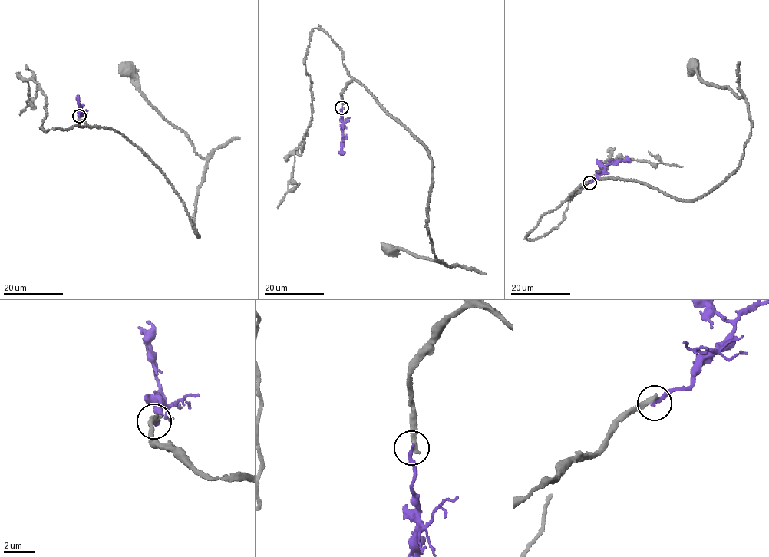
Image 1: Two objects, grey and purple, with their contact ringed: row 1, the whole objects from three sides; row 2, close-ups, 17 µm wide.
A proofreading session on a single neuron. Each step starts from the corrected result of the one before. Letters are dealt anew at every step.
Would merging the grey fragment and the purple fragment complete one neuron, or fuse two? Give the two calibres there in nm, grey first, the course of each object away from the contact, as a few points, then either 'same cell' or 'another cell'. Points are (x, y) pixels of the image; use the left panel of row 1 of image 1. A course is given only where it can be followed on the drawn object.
calibres 320 and 260 nm; course grey (80, 116), (123, 136), (153, 163), (198, 237), (193, 222), (208, 158), (166, 121), (126, 68); course purple (79, 116), (80, 105), (84, 117); another cell

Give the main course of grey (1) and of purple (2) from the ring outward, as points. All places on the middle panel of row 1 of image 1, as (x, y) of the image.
1: (342, 107), (341, 94), (357, 80), (432, 159), (427, 228), (439, 261), (451, 267), (400, 248), (388, 251)
2: (341, 107), (344, 154)

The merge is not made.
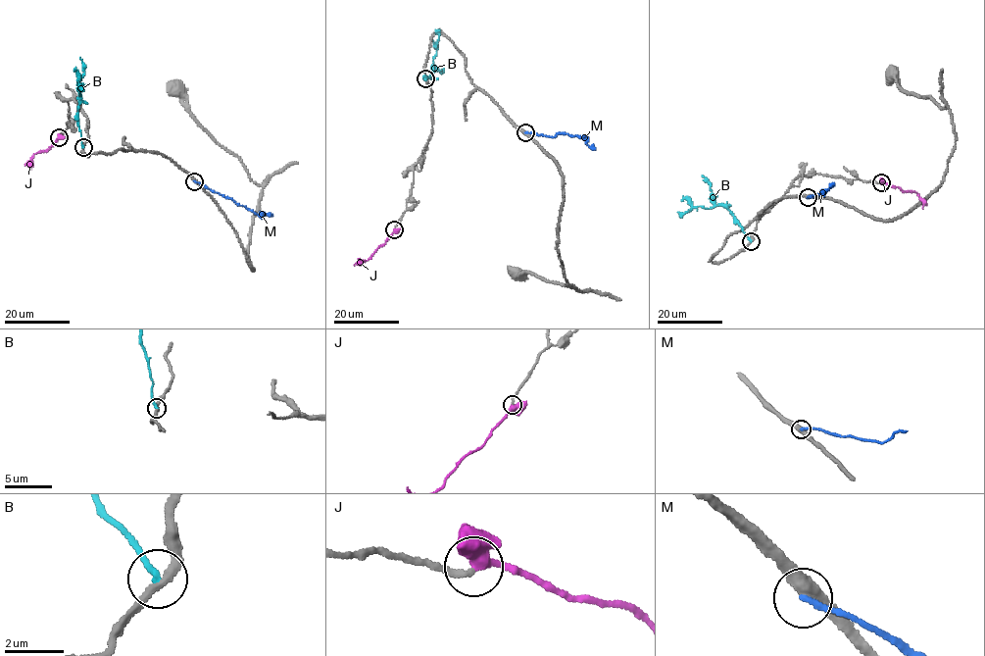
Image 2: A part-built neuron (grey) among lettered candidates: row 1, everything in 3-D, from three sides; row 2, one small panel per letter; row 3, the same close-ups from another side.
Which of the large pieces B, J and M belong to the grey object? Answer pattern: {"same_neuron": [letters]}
{"same_neuron": ["J"]}

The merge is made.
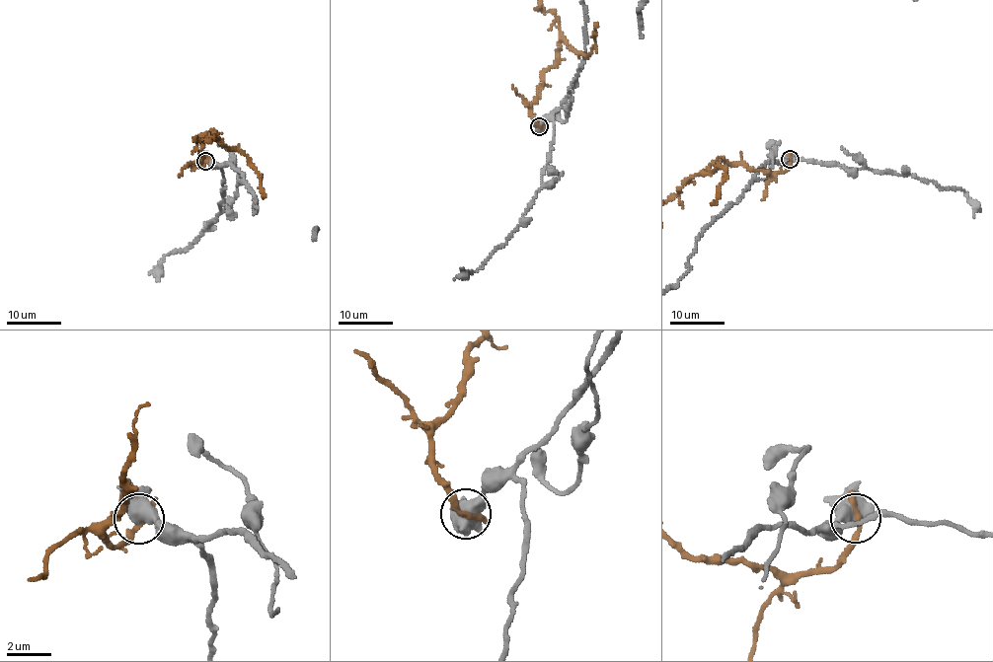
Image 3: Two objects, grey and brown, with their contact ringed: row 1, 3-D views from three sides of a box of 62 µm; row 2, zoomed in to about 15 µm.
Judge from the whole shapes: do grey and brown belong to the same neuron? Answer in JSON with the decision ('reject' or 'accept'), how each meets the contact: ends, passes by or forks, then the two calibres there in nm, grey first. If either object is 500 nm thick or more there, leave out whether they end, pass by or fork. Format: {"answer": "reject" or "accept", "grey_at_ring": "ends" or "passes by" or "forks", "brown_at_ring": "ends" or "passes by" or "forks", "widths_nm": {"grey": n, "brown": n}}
{"answer": "reject", "widths_nm": {"grey": 600, "brown": 260}}

